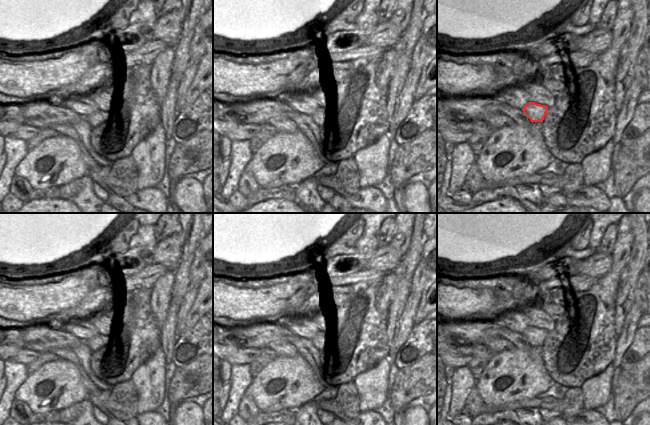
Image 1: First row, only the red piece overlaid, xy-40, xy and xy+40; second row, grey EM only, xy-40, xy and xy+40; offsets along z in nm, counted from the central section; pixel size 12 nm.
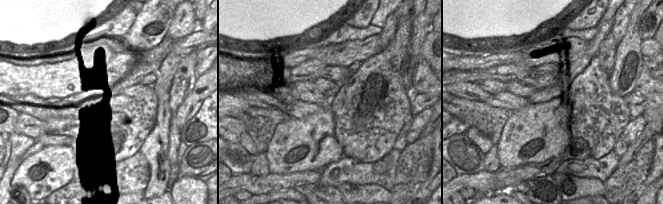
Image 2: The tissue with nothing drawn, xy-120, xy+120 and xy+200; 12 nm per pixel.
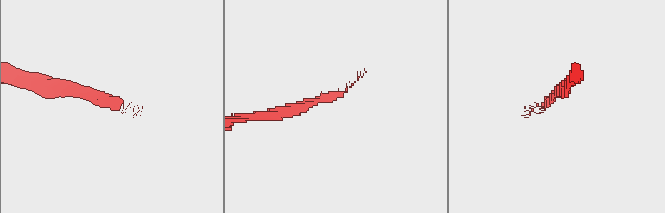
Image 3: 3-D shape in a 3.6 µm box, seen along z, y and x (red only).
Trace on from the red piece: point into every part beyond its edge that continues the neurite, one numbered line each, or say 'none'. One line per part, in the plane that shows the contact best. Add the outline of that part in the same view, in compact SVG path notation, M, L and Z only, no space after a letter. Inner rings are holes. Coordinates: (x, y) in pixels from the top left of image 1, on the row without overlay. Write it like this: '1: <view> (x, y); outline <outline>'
1: xy (317, 341); outline M319 332L313 339L312 344L315 346L317 350L320 350L323 345L323 335L324 332Z

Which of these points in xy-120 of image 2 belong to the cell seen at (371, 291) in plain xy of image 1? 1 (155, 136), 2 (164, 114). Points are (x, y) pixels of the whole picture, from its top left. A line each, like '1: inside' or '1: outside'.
1: outside
2: outside

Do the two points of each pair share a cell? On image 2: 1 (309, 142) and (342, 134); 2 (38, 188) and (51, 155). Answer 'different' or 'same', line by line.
1: different
2: same

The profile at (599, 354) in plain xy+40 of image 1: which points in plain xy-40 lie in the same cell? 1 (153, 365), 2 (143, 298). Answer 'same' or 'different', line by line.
1: different
2: same

